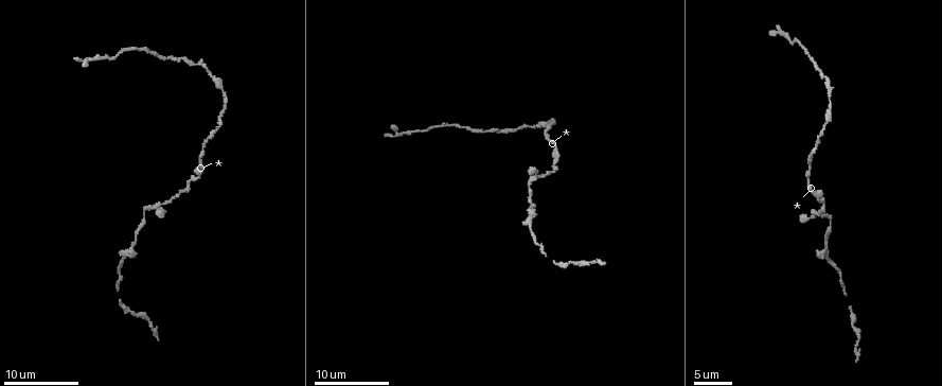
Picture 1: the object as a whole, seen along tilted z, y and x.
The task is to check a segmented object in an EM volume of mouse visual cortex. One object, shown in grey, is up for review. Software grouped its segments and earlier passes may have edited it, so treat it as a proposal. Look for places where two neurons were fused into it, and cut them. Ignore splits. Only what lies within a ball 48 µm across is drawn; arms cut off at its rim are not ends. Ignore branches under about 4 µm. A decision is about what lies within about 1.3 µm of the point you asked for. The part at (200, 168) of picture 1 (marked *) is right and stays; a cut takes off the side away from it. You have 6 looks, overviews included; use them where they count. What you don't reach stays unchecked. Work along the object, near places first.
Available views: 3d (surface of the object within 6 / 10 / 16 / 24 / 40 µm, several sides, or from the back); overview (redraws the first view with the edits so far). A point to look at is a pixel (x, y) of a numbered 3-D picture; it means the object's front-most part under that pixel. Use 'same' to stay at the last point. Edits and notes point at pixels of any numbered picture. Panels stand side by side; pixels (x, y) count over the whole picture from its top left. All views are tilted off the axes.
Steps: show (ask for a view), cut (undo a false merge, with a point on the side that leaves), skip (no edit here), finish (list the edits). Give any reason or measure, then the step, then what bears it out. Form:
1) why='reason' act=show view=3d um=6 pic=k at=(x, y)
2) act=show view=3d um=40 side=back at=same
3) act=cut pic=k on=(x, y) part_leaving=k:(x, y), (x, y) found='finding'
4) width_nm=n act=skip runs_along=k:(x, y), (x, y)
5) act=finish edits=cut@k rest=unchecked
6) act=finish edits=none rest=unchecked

why='calibre changes' act=show view=3d um=10 pic=1 at=(126, 257)

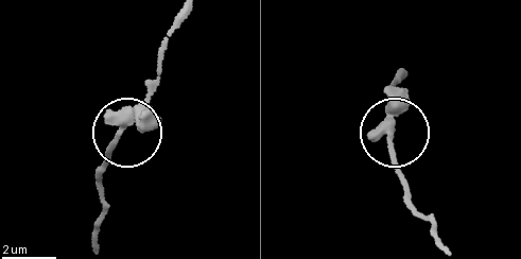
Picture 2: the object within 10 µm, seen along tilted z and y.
act=show view=3d um=6 pic=2 at=(388, 132)

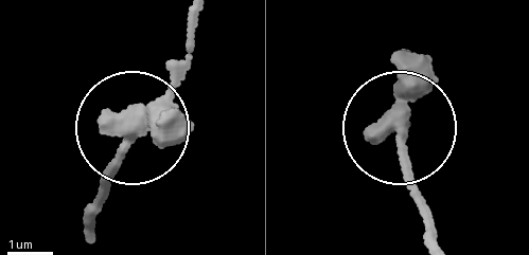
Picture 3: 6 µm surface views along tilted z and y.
width_nm=360 act=skip runs_along=3:(194, 14), (188, 69), (135, 123), (86, 211) found='continuous, no second neuron'

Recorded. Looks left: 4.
why='thick turns thin' act=show view=3d um=10 pic=1 at=(555, 262)

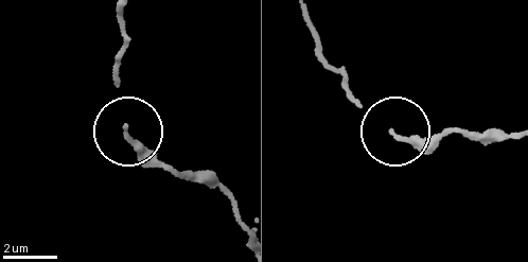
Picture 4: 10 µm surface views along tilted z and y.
act=skip runs_along=4:(122, 18), (118, 83), (127, 128), (183, 180) found='continuous, no second neuron'

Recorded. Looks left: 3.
why='a narrow waist' act=show view=3d um=16 pic=1 at=(832, 224)

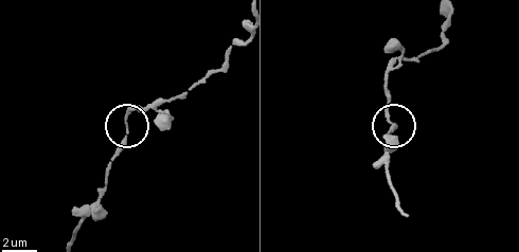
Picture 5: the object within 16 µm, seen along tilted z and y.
act=skip runs_along=5:(242, 43), (168, 101), (135, 107), (110, 165) found='all the same neuron'

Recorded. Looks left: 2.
act=finish edits=none rest=unchecked

